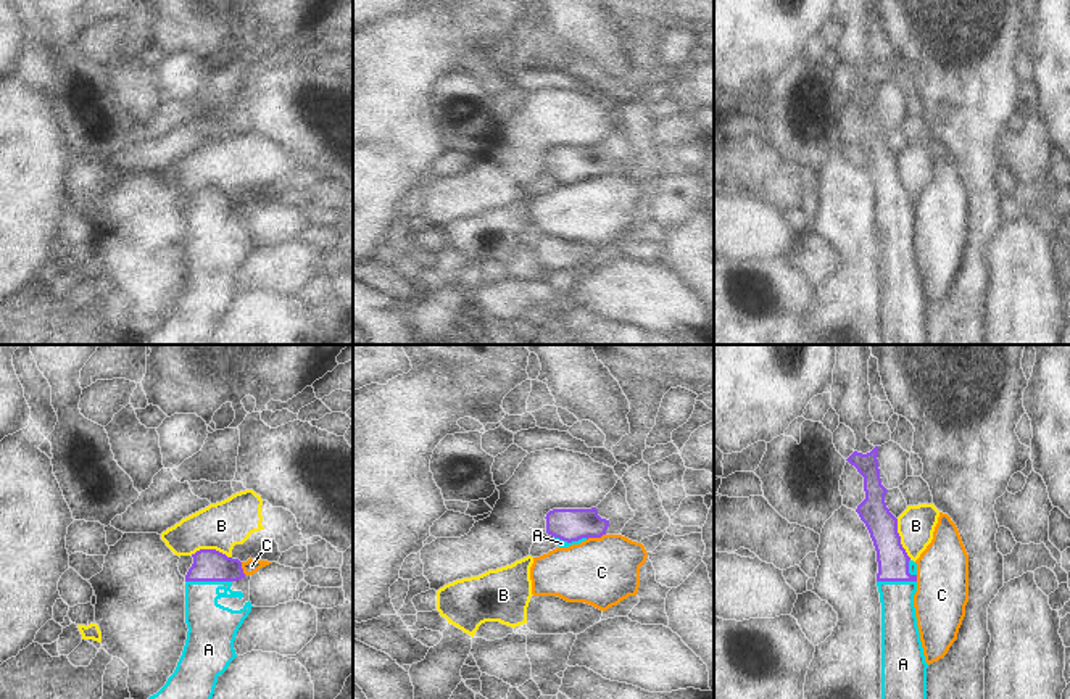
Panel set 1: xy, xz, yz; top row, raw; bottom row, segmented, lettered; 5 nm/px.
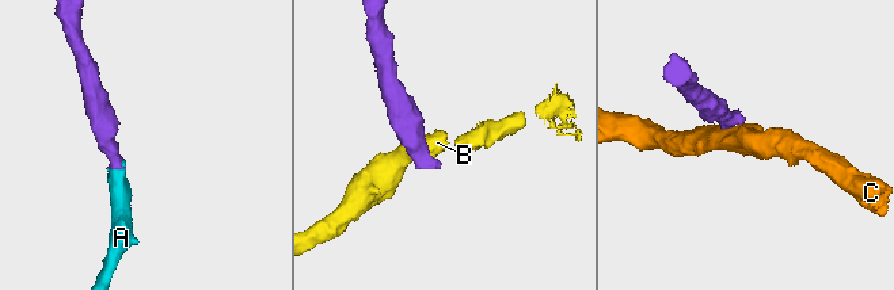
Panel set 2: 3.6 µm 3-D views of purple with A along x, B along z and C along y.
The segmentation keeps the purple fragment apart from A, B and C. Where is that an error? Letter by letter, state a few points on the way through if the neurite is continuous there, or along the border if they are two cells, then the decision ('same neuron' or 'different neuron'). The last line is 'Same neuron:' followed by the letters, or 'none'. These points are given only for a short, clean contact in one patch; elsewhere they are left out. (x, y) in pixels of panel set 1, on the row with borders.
A: across xy (208, 564), (208, 580), (208, 622), (211, 627) | same neuron
B: along yz (896, 519), (899, 543), (911, 559) | different neuron
C: along xz (605, 533), (587, 540) | different neuron
Same neuron: A

